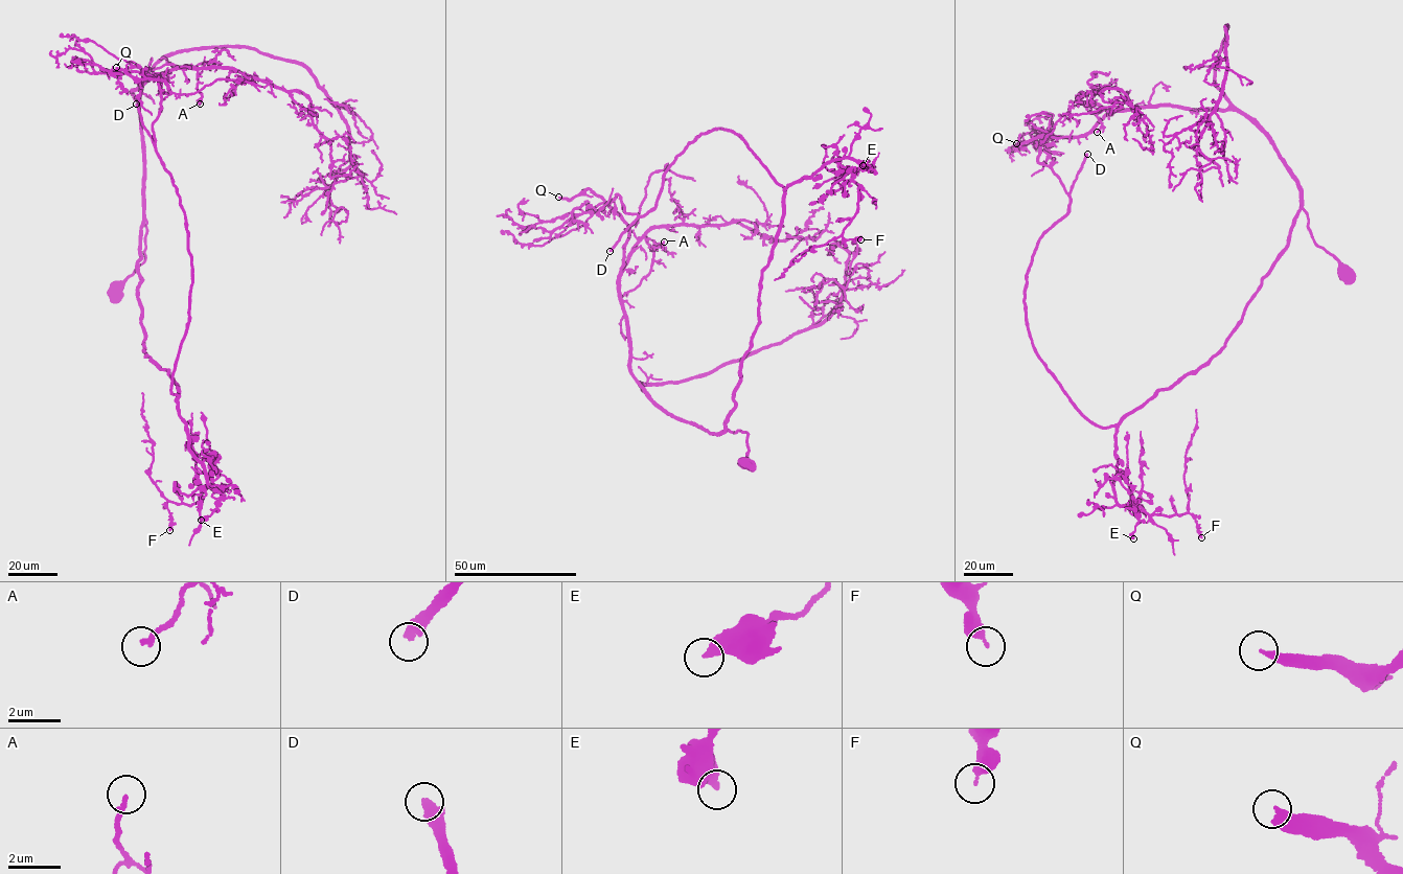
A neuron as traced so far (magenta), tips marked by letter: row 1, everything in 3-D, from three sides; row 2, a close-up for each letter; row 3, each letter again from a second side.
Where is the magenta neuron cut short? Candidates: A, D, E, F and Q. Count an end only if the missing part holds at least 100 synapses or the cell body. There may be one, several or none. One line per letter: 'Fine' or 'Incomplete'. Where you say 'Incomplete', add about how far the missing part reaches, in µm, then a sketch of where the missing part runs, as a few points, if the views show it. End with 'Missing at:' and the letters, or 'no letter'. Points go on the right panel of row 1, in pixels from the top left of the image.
A: Fine
D: Incomplete. Missing length about 80 µm. Course of what is missing: (1087, 154), (1093, 131), (1090, 125), (1077, 119), (1086, 99), (1095, 93), (1073, 105), (1057, 127)
E: Fine
F: Fine
Q: Incomplete. Missing length about 100 µm
Missing at: D, Q

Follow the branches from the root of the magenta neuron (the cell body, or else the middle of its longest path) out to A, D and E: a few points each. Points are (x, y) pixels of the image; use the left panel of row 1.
A: (115, 291), (144, 257), (144, 147), (139, 102), (132, 91), (152, 74), (187, 66), (198, 71), (200, 104)
D: (115, 291), (144, 257), (132, 91), (157, 73), (171, 92), (146, 74), (160, 91), (154, 143), (136, 104)
E: (115, 291), (143, 262), (145, 220), (137, 265), (143, 350), (178, 385), (188, 451), (217, 502), (201, 520)

